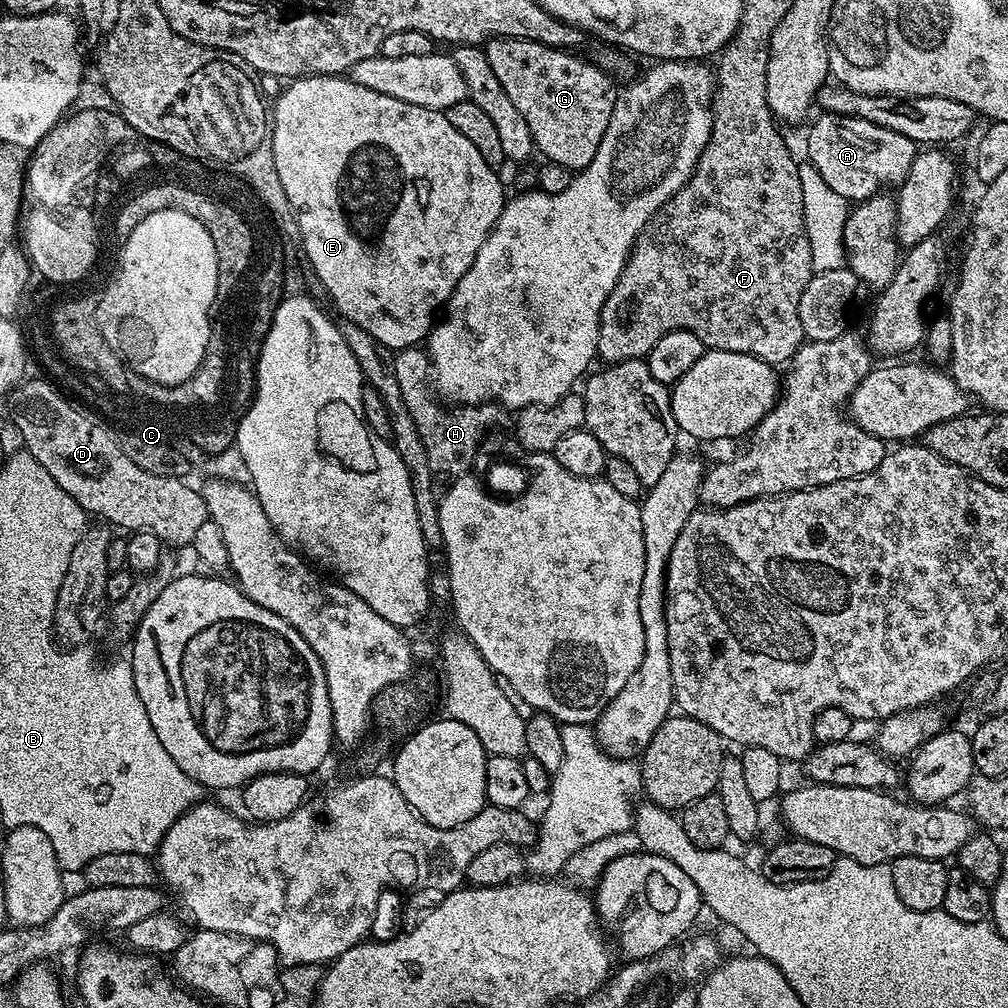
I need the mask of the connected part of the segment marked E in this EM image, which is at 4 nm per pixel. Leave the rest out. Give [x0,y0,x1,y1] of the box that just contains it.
[270,74,506,348]

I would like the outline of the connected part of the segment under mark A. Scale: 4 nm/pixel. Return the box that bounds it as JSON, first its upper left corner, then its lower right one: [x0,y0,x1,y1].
[807,112,918,202]

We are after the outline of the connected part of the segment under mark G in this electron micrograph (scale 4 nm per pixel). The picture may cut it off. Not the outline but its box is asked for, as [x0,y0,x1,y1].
[483,36,618,170]

